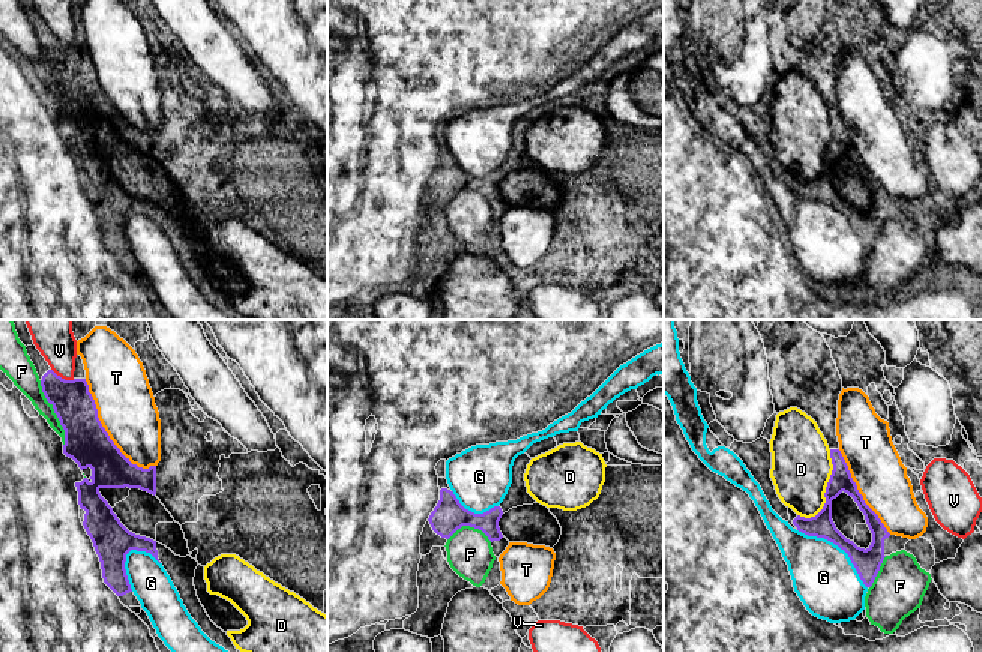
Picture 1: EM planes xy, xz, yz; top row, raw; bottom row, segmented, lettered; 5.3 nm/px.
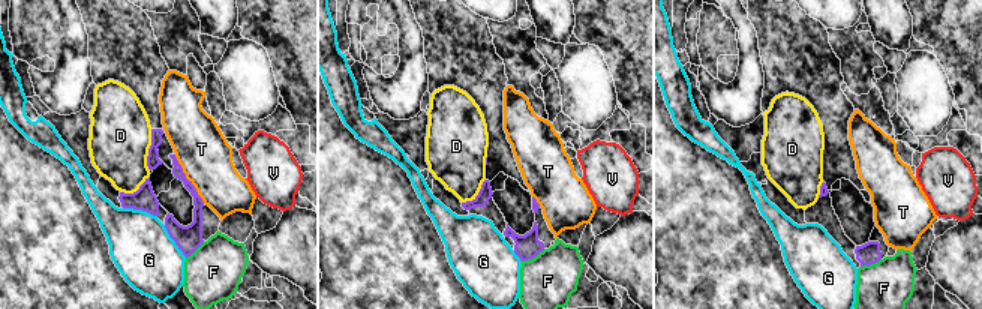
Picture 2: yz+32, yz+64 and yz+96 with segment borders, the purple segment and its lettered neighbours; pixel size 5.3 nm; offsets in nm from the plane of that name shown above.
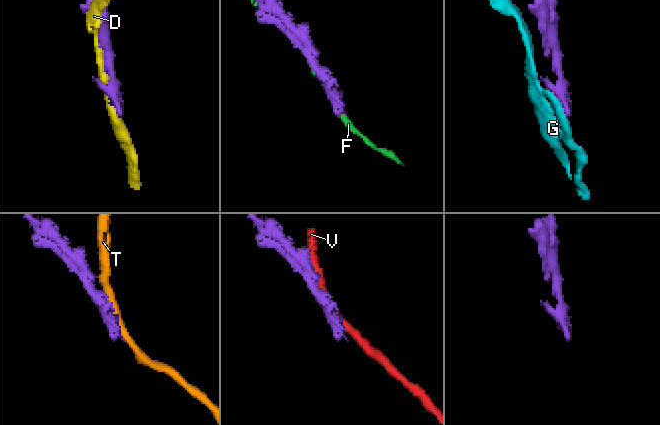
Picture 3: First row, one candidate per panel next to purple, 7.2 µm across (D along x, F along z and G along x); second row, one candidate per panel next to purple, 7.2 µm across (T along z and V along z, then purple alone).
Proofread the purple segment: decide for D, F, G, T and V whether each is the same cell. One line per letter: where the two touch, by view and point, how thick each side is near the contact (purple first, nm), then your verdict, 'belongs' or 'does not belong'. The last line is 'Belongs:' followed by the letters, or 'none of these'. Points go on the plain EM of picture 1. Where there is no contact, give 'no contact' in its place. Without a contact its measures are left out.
D: yz (826, 153) | 130/320 nm | does not belong
F: xy (54, 75) | 240/140 nm | does not belong
G: yz (840, 211) | 140/340 nm | does not belong
T: xy (107, 96) | 240/320 nm | does not belong
V: xy (63, 42) | 220/170 nm | does not belong
Belongs: none of these

